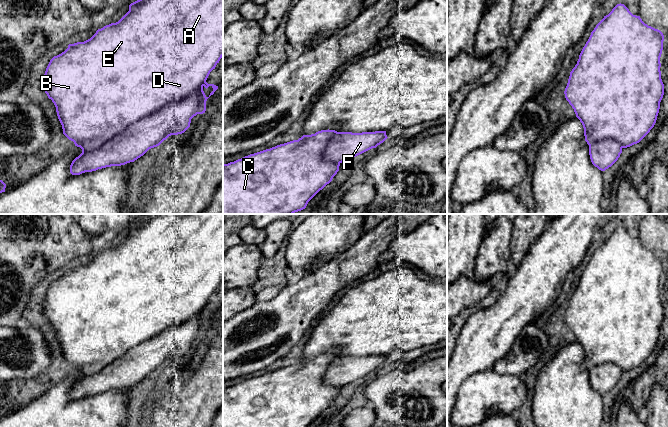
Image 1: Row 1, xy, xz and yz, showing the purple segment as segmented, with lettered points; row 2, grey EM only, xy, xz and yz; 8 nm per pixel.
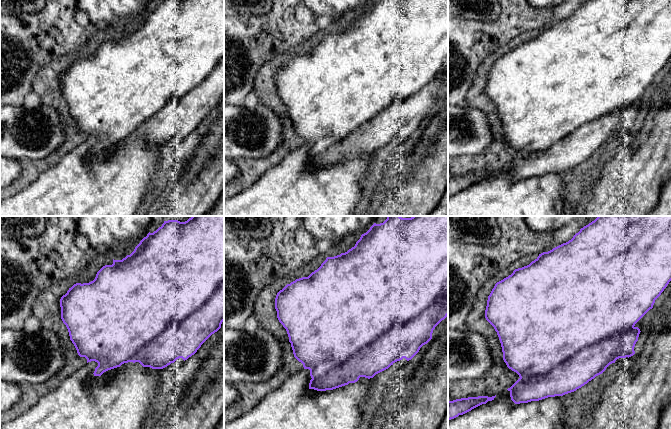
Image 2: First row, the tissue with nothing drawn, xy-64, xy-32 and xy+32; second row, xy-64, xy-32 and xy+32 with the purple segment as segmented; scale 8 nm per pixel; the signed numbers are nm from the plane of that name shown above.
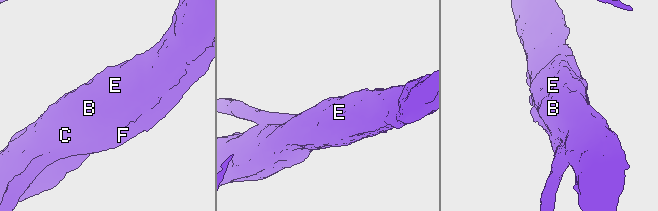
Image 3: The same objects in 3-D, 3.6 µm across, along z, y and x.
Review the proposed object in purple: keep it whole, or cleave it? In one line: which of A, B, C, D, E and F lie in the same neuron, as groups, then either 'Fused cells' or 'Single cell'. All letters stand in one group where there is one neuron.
Groups: A B C D E / F. Fused cells

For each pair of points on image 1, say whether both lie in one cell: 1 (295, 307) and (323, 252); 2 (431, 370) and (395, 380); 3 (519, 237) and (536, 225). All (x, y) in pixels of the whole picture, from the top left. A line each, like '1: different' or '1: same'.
1: different
2: same
3: same

